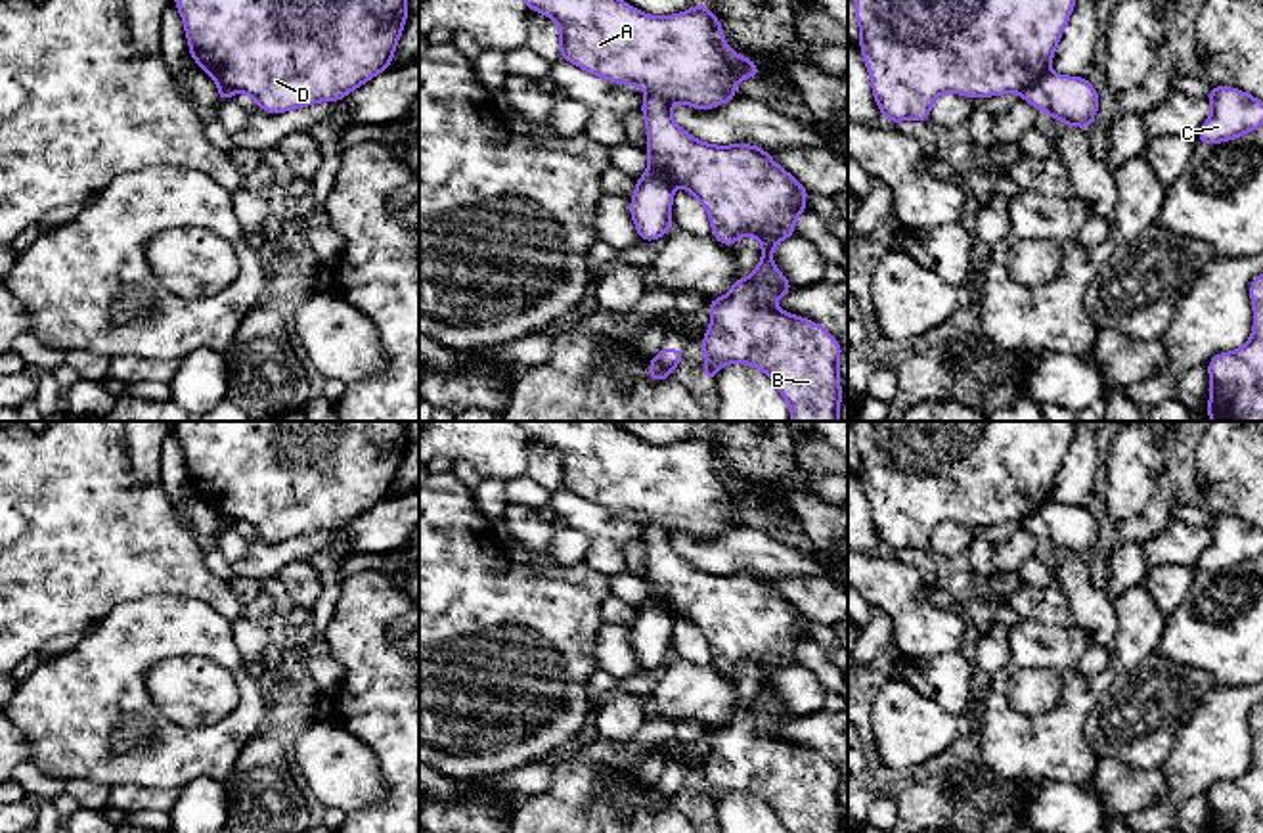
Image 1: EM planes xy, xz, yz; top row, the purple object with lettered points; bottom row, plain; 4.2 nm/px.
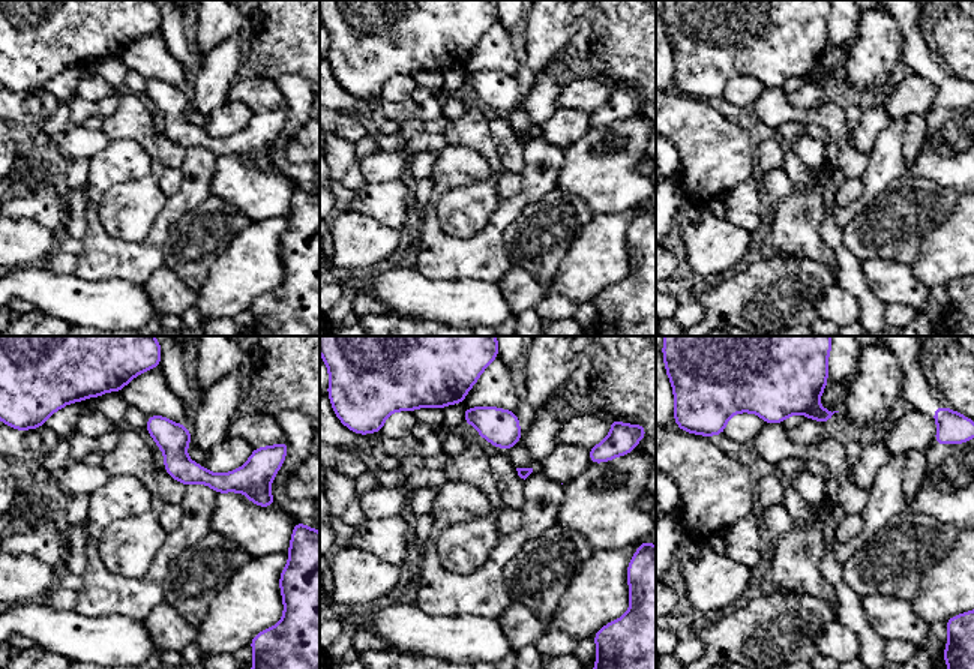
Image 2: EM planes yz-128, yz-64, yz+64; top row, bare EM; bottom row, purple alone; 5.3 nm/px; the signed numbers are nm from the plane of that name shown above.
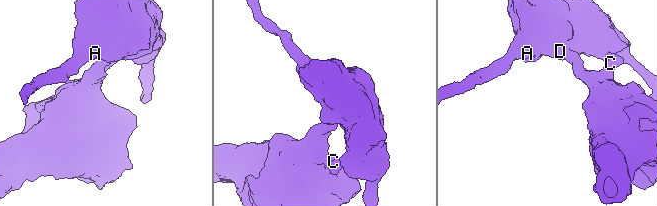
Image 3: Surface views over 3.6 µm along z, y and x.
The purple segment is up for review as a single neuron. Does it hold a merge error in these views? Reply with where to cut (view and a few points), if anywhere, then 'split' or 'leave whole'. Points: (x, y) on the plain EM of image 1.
cut in yz along (1047, 500), (1020, 521); split

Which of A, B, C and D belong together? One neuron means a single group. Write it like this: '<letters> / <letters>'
A B D / C

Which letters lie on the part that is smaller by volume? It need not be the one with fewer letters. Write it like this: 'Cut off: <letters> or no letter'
Cut off: A, B, D

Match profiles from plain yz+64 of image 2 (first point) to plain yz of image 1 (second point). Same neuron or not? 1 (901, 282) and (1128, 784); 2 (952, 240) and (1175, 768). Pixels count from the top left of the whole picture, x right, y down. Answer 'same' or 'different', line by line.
1: same
2: same

